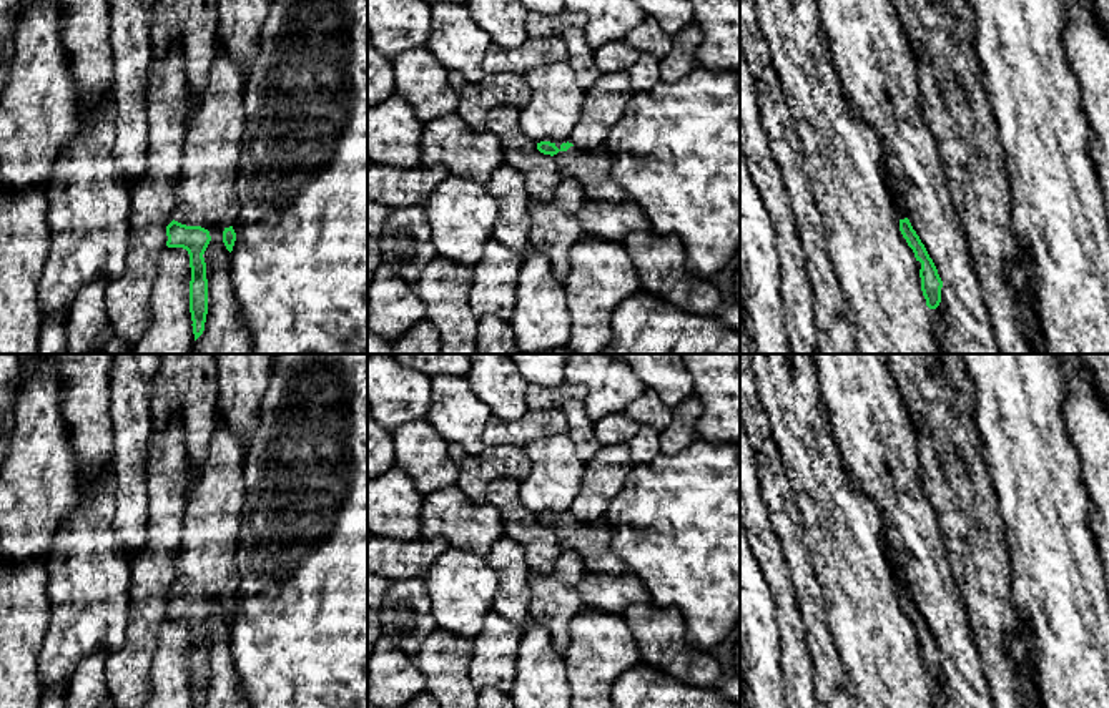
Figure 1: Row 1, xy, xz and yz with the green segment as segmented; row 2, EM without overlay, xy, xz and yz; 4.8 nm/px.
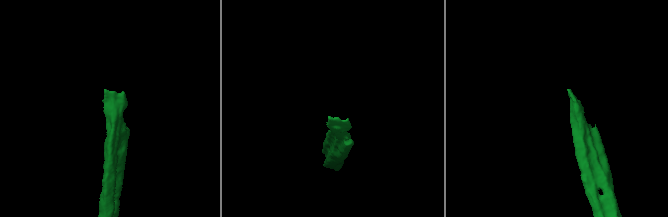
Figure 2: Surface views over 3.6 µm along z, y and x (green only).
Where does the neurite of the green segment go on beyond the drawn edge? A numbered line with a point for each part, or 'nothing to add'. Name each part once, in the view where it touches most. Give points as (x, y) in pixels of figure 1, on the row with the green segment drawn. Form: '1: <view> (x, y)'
1: xy (207, 195)

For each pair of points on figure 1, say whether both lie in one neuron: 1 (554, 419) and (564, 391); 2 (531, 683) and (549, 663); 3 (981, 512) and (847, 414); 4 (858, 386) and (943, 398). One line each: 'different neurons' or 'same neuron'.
1: different neurons
2: same neuron
3: different neurons
4: different neurons

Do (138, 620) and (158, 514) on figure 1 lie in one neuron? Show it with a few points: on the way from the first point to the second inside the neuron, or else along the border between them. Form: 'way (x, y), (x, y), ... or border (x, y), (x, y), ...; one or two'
way (148, 594), (158, 560), (158, 540); one

